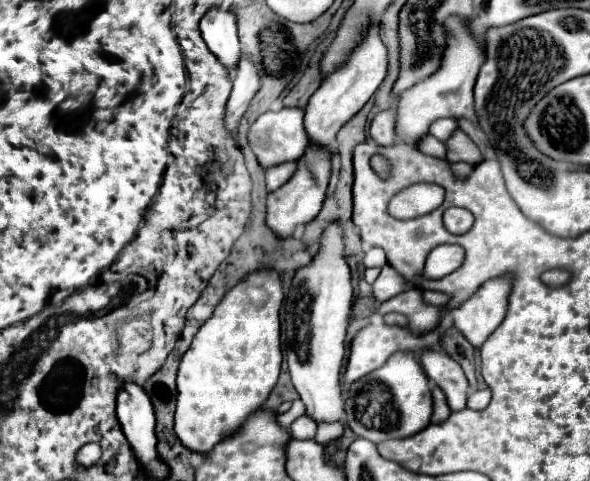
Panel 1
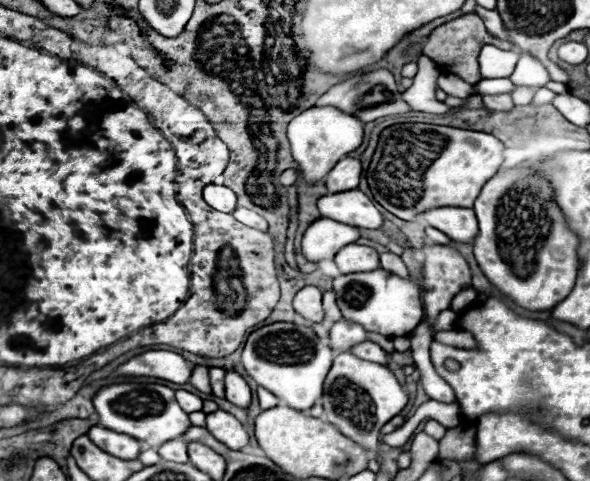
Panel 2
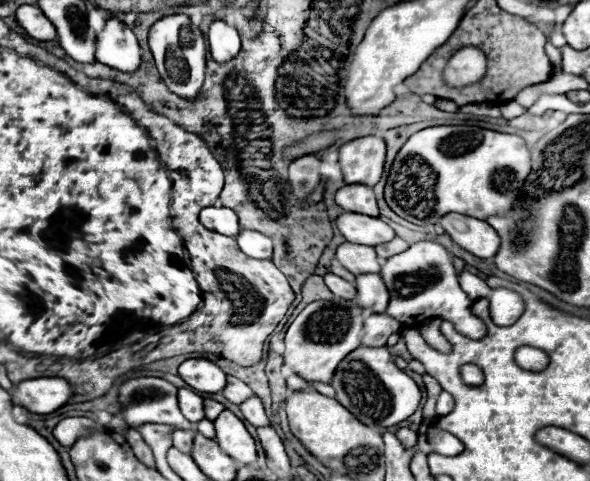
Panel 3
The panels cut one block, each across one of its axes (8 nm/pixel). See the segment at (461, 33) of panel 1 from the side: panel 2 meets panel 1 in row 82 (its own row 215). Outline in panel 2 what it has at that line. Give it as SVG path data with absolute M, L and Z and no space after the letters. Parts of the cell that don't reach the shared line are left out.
M442 206L442 208L430 208L418 218L444 232L454 242L472 242L478 232L478 222L472 208L458 208L458 206Z

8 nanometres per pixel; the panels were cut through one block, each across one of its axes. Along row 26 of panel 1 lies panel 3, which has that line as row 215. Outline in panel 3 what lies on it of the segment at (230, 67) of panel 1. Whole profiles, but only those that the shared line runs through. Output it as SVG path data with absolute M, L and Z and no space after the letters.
M208 206L200 212L200 222L208 228L208 230L216 230L224 236L236 236L240 232L238 226L238 216L230 210L230 208L216 208L216 206Z

